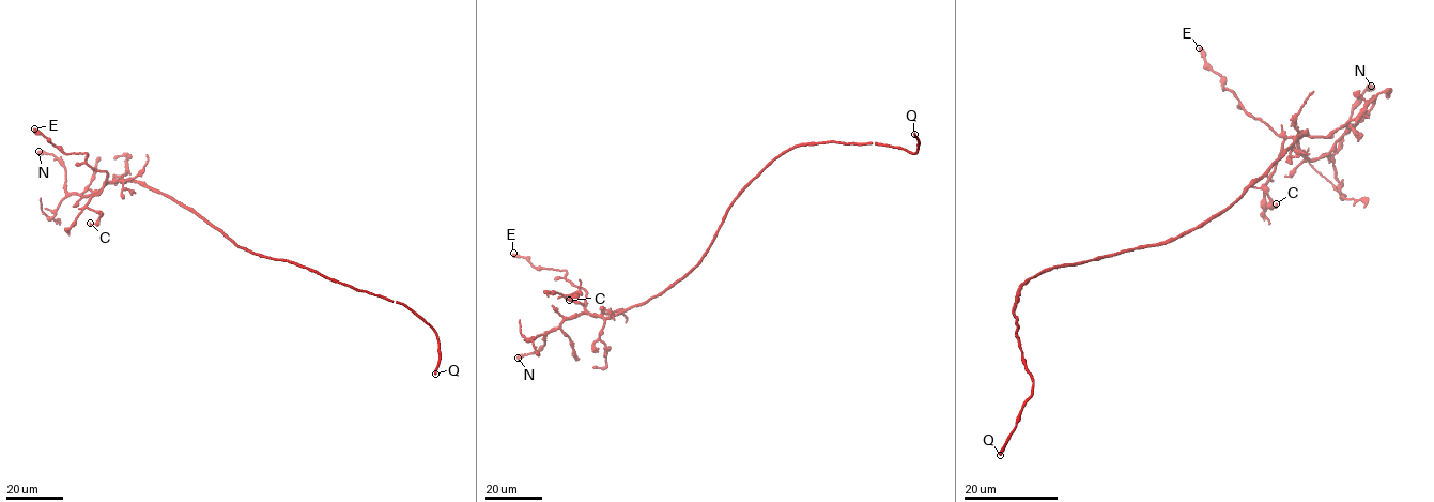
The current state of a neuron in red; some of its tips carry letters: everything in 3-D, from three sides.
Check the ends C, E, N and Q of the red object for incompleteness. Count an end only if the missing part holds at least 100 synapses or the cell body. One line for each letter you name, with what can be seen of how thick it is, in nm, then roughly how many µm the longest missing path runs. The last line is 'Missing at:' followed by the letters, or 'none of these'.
Q: 260 nm | 150 µm
Missing at: Q

